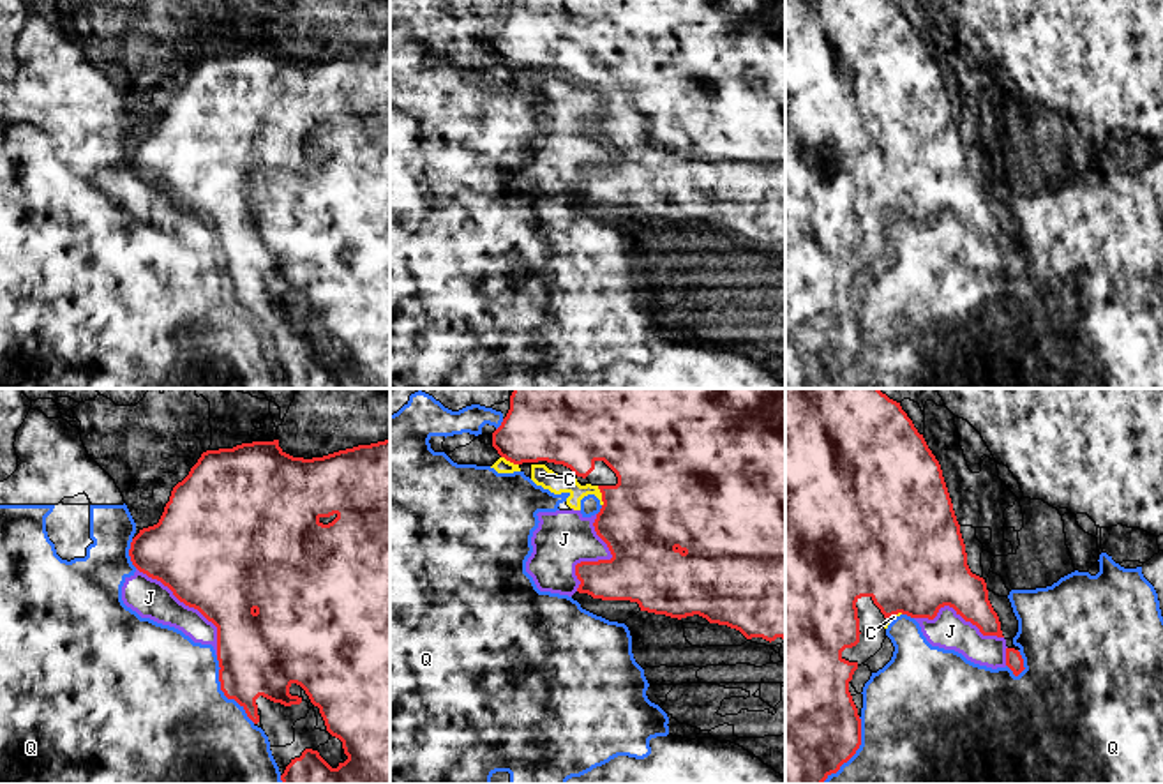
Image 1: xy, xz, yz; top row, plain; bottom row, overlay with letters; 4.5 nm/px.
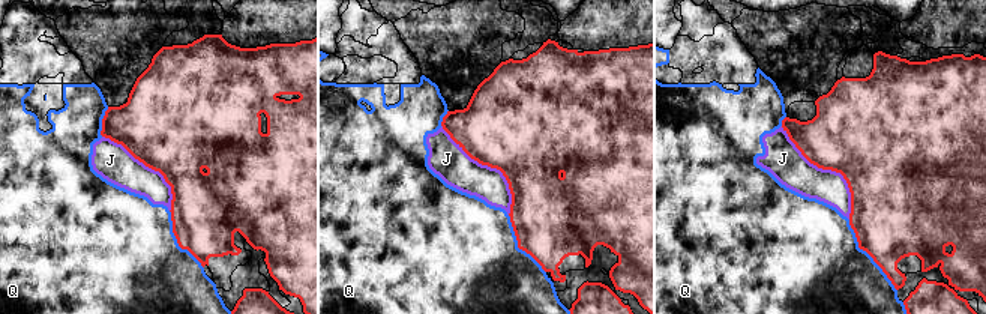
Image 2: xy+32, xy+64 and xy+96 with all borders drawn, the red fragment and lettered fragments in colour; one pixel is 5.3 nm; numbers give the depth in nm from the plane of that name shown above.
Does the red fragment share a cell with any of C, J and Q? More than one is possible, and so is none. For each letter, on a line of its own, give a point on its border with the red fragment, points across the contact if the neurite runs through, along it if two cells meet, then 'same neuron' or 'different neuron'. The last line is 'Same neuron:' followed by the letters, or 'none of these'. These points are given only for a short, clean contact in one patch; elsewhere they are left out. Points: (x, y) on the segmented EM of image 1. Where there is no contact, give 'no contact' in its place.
C: contact xz (602, 497); different neuron
J: contact xy (189, 606); different neuron
Q: contact xy (221, 689); different neuron
Same neuron: none of these

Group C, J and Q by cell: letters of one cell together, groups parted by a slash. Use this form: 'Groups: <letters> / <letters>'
Groups: C J Q

